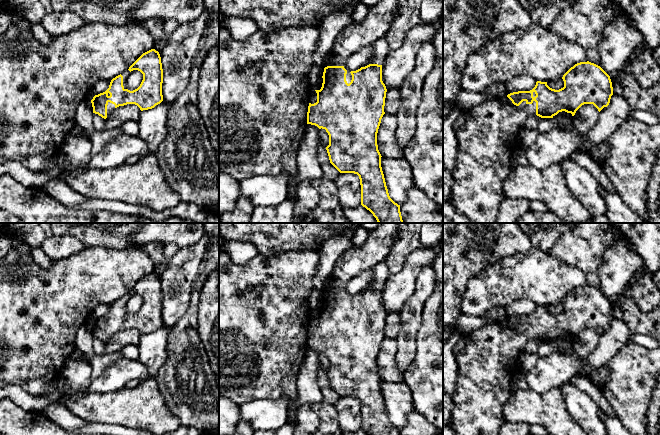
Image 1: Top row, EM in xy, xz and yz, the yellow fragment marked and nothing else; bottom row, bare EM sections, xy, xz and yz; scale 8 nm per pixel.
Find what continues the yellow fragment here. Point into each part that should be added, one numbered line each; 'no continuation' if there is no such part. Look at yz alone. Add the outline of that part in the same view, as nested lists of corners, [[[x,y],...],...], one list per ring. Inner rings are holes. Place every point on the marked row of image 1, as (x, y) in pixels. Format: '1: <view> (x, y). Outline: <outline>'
1: yz (485, 143). Outline: [[[505,96],[492,97],[478,105],[464,110],[467,114],[465,125],[455,131],[458,152],[456,166],[453,171],[454,185],[452,188],[452,200],[454,208],[464,214],[471,223],[496,223],[498,209],[506,198],[504,185],[512,170],[512,150],[519,146],[519,130],[525,125],[527,119],[536,115],[536,102],[527,104],[523,101],[516,106]]]

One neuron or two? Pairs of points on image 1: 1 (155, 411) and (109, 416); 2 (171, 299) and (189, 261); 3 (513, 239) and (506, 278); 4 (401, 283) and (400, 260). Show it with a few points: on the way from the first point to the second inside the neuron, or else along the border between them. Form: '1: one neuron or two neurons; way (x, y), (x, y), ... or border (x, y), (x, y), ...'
1: one neuron; way (144, 411), (120, 411)
2: one neuron; way (176, 290), (177, 279), (182, 270)
3: two neurons; border (532, 247), (525, 252), (505, 256), (489, 265)
4: two neurons; border (414, 250), (405, 264), (390, 274)

